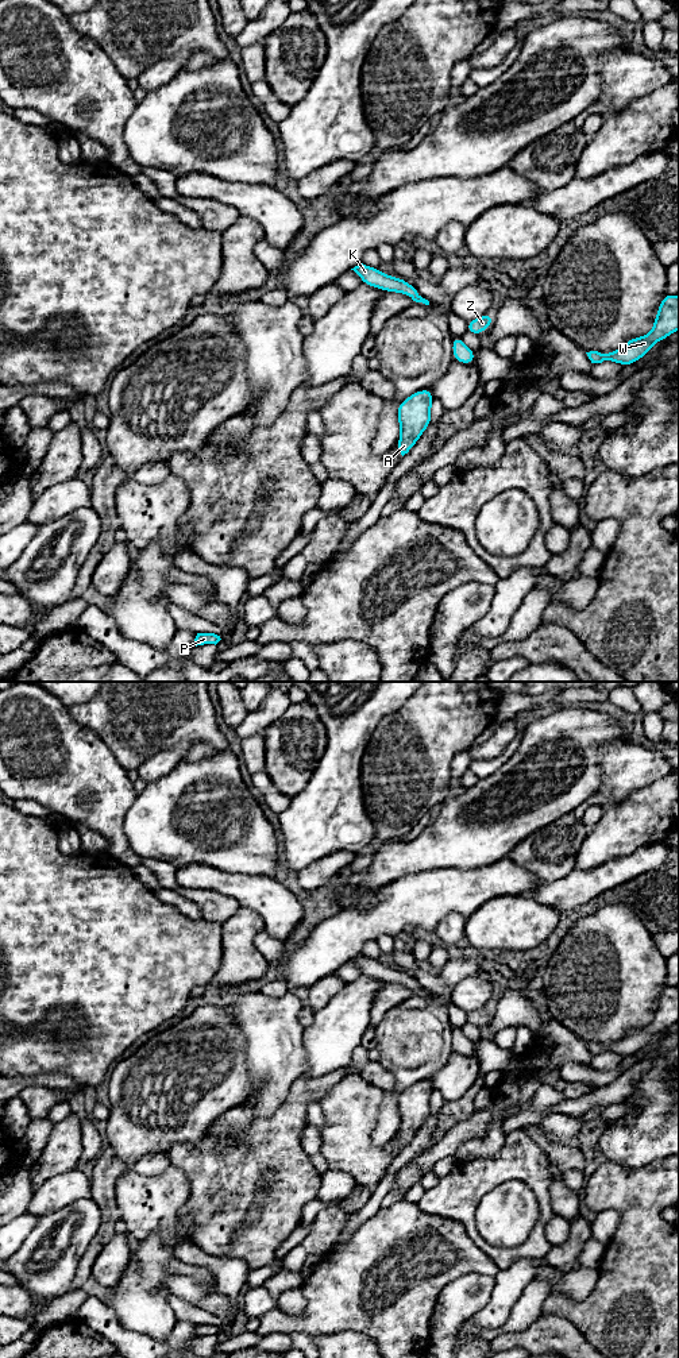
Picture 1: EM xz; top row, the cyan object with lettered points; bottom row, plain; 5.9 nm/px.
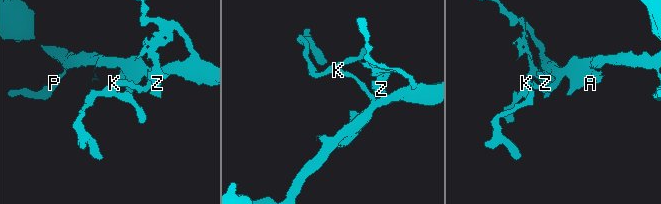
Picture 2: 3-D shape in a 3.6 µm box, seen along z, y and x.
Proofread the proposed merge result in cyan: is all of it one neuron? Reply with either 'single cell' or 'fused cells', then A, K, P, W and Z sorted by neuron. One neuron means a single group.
single cell; groups A K P W Z

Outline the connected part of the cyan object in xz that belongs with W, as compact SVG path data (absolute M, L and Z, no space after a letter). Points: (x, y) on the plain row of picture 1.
M666 985L659 996L653 1019L645 1027L628 1031L620 1041L607 1045L590 1042L586 1043L591 1054L612 1052L622 1057L636 1054L645 1048L652 1037L679 1021L679 987Z

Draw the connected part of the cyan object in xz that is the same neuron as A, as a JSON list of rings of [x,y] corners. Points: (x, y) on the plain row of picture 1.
[[[423,1080],[406,1088],[398,1096],[397,1110],[401,1124],[397,1137],[402,1147],[409,1143],[431,1115],[432,1093],[432,1083],[429,1080]]]

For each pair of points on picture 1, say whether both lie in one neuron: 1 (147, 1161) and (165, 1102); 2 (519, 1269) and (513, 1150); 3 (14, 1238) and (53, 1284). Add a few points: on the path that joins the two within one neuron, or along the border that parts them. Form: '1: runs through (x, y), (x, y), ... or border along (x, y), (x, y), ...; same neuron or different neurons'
1: border along (166, 1152), (147, 1152), (134, 1164); different neurons
2: border along (543, 1257), (521, 1257), (501, 1269); different neurons
3: border along (38, 1218), (30, 1234), (14, 1253); different neurons

